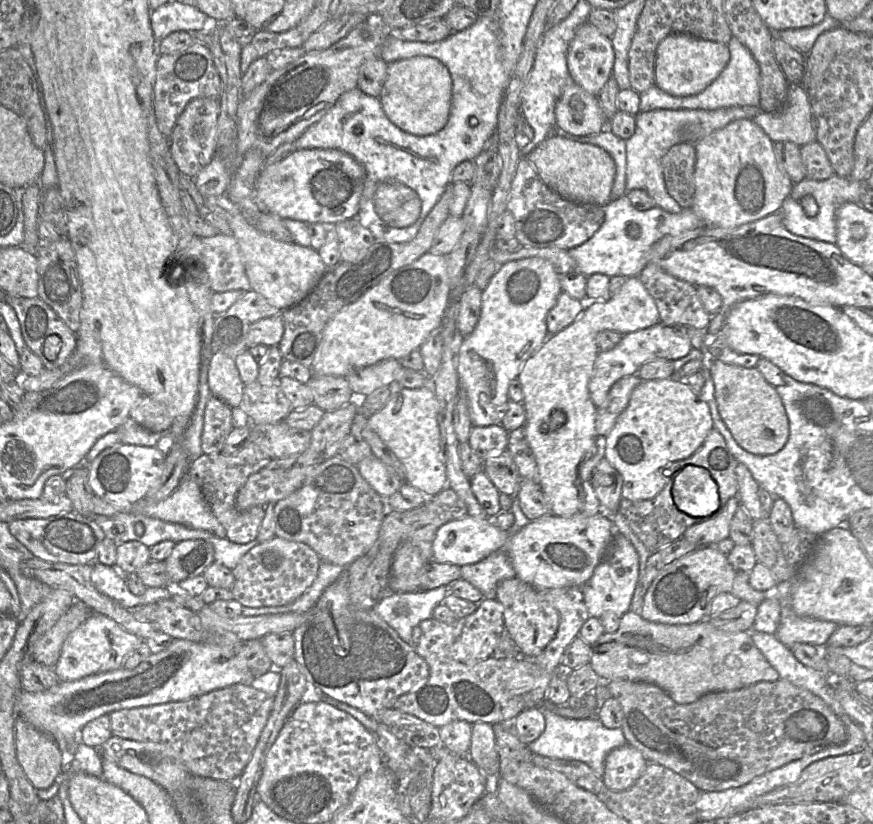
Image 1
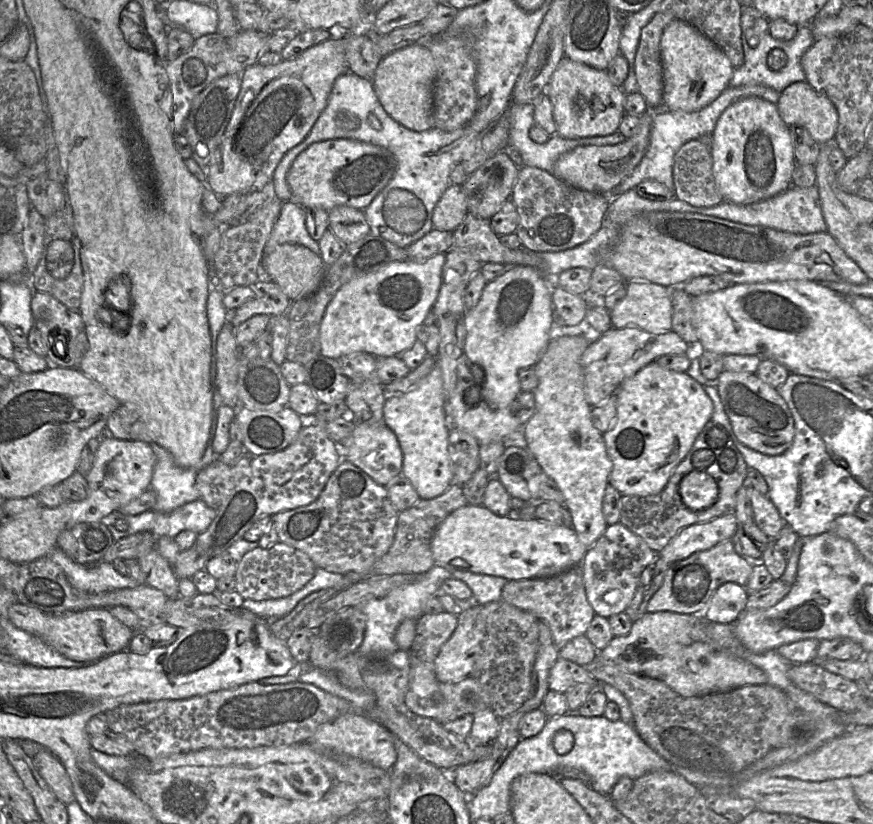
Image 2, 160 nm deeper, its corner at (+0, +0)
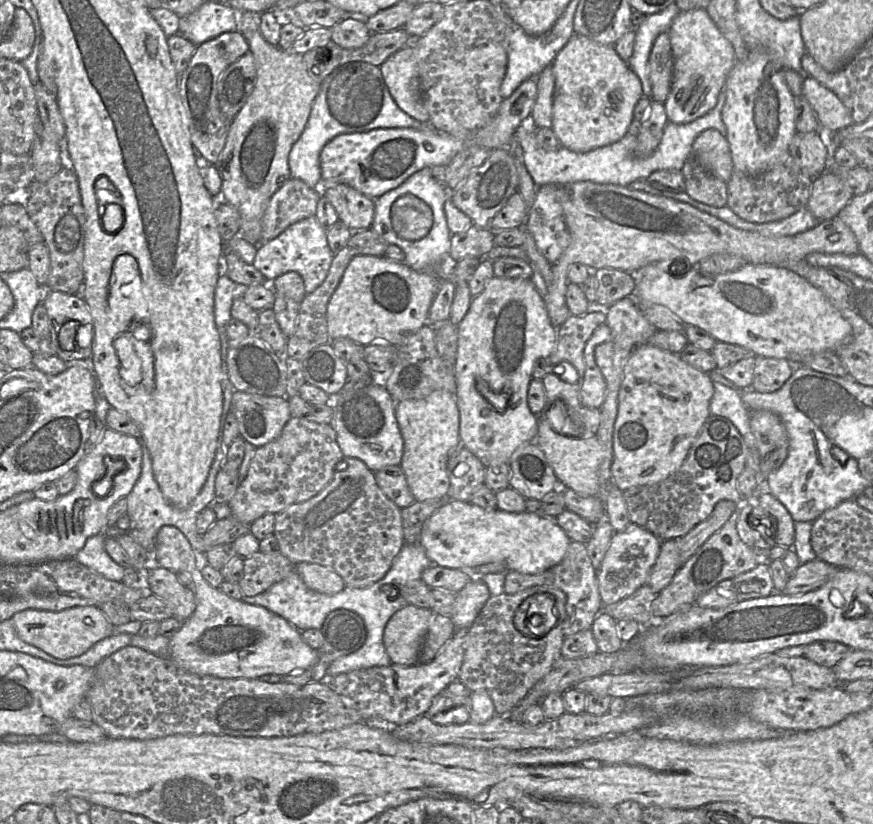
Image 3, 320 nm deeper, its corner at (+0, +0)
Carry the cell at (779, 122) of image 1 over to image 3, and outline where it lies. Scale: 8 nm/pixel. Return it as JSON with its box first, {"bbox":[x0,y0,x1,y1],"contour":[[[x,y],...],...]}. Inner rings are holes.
{"bbox":[801,76,854,134],"contour":[[[808,76],[804,79],[801,96],[811,105],[819,122],[819,128],[826,134],[834,134],[854,124],[849,110],[840,99],[813,77]]]}

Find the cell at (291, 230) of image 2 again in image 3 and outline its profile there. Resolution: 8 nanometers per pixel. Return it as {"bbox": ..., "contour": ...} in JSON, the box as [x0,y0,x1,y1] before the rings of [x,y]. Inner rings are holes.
{"bbox":[252,216,334,294],"contour":[[[315,216],[298,221],[287,227],[277,237],[259,244],[252,265],[263,274],[268,283],[287,272],[297,272],[303,278],[305,291],[309,294],[323,283],[334,257],[328,246],[326,232],[327,229],[320,225]]]}

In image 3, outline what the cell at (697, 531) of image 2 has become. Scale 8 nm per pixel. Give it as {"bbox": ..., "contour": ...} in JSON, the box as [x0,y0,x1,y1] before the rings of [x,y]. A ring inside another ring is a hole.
{"bbox":[646,539,682,594],"contour":[[[668,539],[663,541],[646,584],[659,594],[671,582],[682,565],[677,540]]]}

